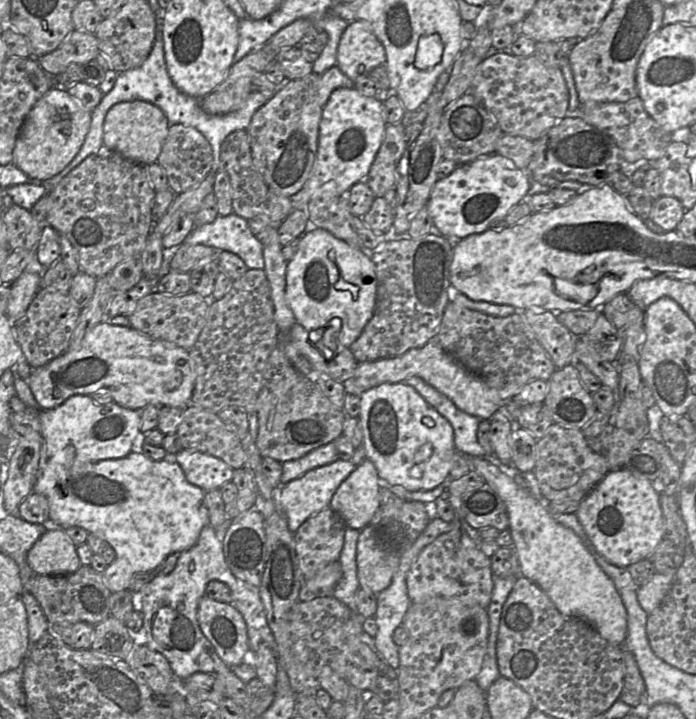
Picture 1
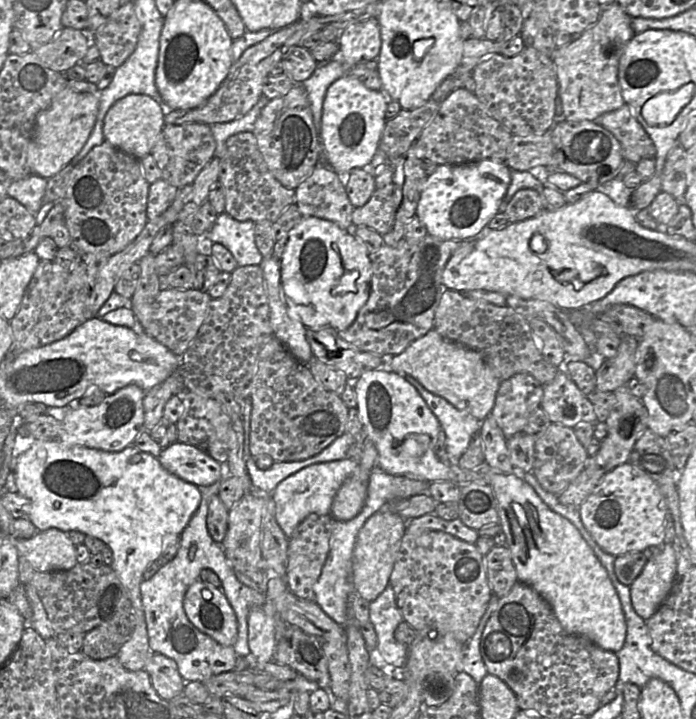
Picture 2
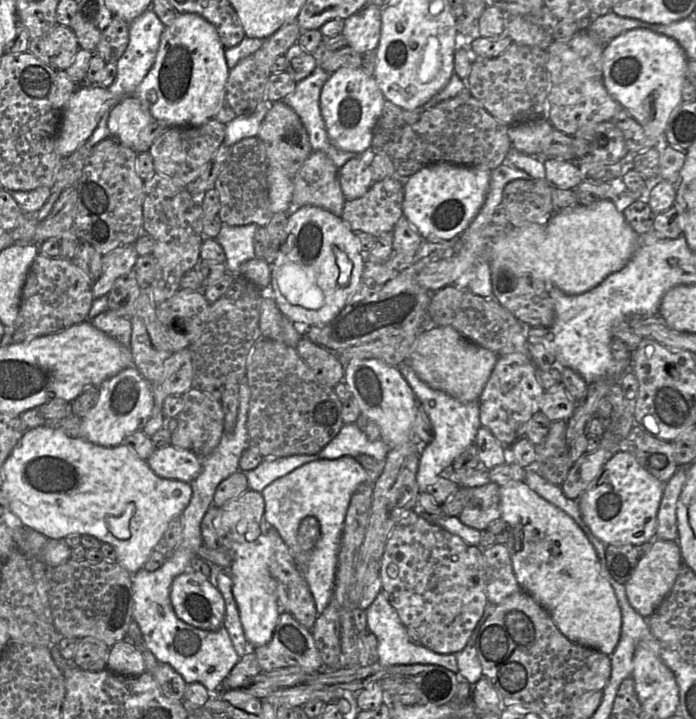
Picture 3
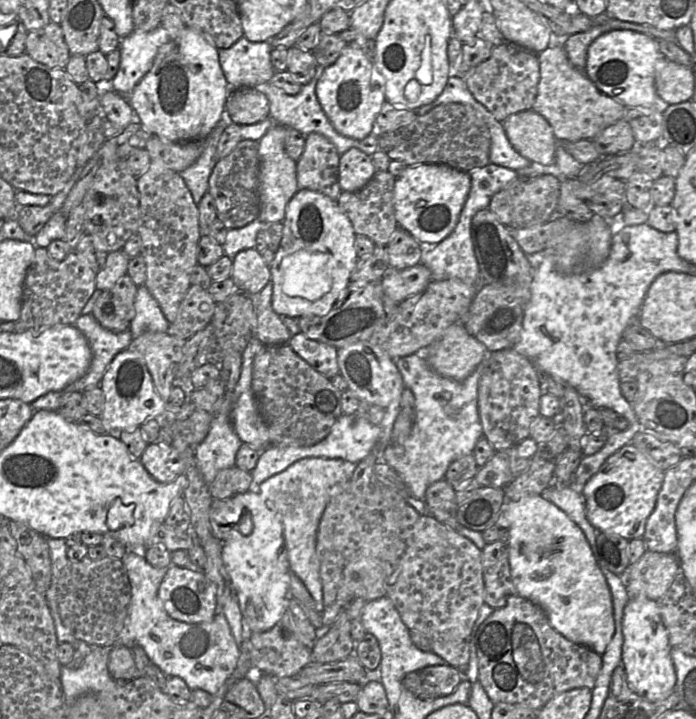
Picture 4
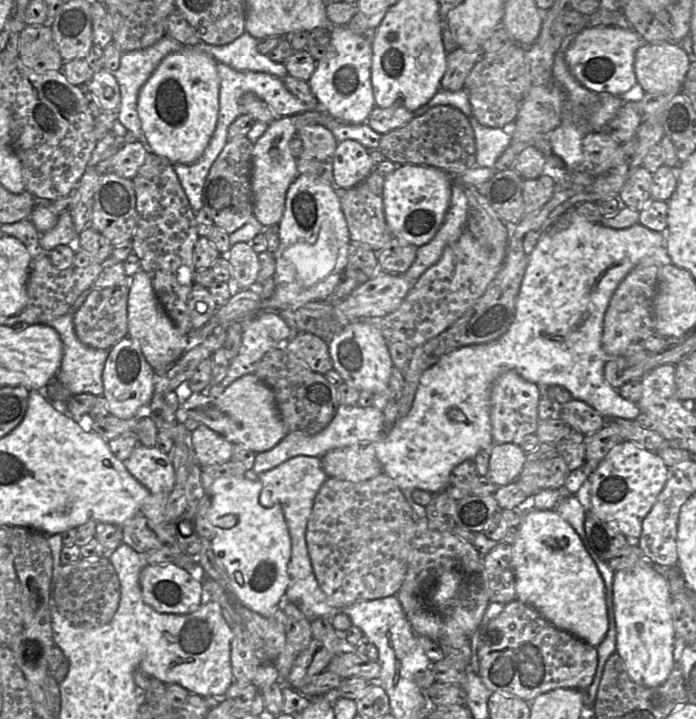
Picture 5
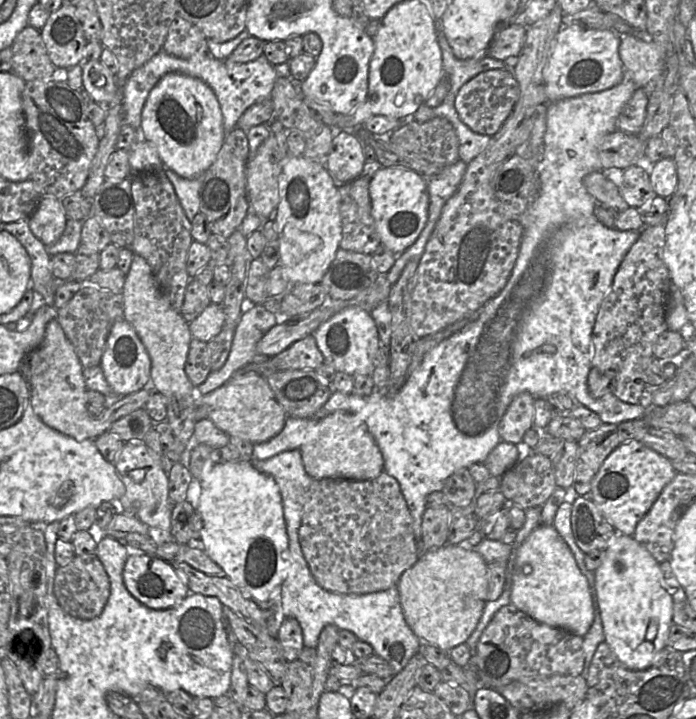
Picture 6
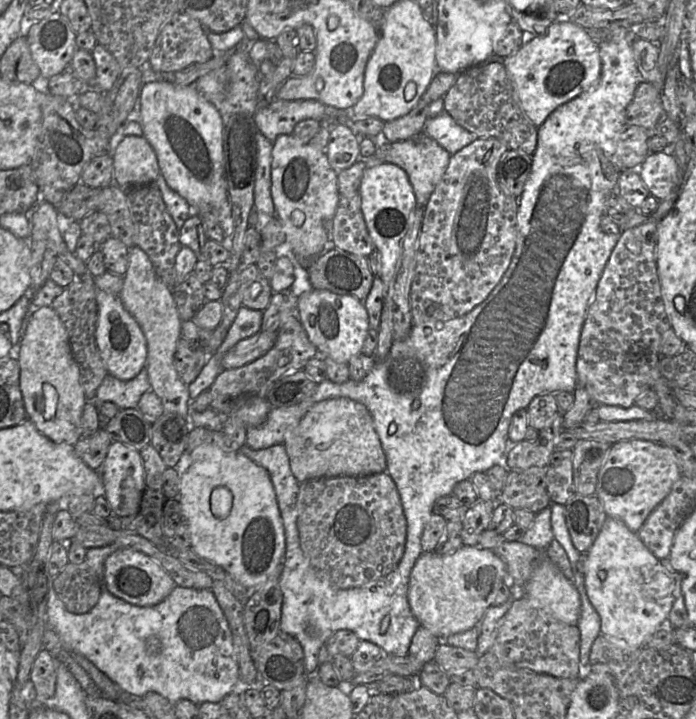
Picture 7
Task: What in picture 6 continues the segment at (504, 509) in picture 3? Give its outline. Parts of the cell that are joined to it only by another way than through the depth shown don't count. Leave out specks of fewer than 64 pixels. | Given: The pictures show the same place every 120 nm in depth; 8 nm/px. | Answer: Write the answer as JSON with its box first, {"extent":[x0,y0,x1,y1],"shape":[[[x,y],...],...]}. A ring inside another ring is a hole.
{"extent":[511,524,594,637],"shape":[[[539,524],[517,553],[511,587],[511,604],[535,620],[584,637],[594,620],[587,578],[553,525]]]}

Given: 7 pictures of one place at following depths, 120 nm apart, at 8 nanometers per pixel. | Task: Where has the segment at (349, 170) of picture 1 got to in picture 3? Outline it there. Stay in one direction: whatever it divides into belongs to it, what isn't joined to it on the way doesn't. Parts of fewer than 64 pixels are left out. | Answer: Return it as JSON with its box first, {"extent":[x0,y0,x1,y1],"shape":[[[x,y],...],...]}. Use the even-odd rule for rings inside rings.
{"extent":[320,67,385,153],"shape":[[[341,67],[331,73],[320,93],[321,114],[331,143],[336,148],[347,152],[363,153],[371,148],[373,130],[381,116],[384,102],[385,97],[379,89],[374,76],[368,75],[362,67]]]}

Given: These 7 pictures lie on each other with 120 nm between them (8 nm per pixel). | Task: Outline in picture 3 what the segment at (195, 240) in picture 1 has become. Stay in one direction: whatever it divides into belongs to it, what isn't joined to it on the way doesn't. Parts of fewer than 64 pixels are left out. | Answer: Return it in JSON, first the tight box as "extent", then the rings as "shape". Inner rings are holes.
{"extent":[216,223,259,275],"shape":[[[222,223],[216,241],[223,247],[226,255],[226,267],[234,275],[240,275],[240,266],[247,260],[256,257],[254,250],[254,234],[259,225],[230,226]]]}

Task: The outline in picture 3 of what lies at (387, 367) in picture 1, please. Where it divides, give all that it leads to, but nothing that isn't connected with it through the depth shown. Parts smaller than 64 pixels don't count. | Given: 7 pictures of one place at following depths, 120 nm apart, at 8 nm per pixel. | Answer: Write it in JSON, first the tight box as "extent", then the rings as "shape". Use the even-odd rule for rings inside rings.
{"extent":[401,326,497,403],"shape":[[[435,326],[419,333],[411,353],[401,363],[407,363],[430,387],[469,403],[479,400],[497,359],[497,354],[466,339],[453,327]]]}

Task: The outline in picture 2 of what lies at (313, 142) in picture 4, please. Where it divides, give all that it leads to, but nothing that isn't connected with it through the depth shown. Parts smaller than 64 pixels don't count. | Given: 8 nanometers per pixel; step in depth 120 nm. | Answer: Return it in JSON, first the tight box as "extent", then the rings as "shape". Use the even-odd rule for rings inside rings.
{"extent":[295,164,355,236],"shape":[[[318,164],[311,175],[295,188],[296,204],[303,217],[317,217],[335,223],[355,236],[351,204],[343,179],[327,164]]]}

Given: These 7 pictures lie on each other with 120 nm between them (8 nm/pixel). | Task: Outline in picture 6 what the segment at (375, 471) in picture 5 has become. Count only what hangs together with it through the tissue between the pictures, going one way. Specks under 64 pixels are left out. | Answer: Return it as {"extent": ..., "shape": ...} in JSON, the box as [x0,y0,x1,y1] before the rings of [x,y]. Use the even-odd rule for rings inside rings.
{"extent":[300,411,384,480],"shape":[[[335,411],[317,420],[300,447],[303,465],[313,480],[372,480],[384,471],[383,455],[358,414]]]}

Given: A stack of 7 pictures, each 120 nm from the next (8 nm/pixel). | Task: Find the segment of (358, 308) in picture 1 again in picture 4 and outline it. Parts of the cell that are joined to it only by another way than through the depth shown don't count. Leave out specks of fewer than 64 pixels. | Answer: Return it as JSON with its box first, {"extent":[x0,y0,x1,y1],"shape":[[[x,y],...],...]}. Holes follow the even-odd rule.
{"extent":[270,189,358,317],"shape":[[[299,189],[294,194],[286,206],[283,221],[282,241],[270,267],[273,284],[272,308],[278,315],[290,317],[326,315],[351,282],[350,276],[358,260],[353,225],[338,201],[309,189]]]}

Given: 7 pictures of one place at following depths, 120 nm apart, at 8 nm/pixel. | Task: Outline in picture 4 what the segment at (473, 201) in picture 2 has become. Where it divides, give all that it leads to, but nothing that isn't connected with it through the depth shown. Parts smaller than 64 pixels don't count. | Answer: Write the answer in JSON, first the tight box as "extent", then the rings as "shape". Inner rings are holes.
{"extent":[394,165,471,243],"shape":[[[447,165],[407,166],[394,184],[394,212],[398,226],[418,242],[440,243],[455,229],[471,187],[470,174]]]}

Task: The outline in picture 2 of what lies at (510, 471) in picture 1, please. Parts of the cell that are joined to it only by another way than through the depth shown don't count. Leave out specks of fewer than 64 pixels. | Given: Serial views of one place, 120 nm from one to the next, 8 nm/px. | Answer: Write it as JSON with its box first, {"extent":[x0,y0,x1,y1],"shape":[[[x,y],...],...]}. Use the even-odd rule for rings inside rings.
{"extent":[403,375,481,465],"shape":[[[403,375],[412,384],[430,410],[440,421],[446,435],[446,451],[450,464],[458,465],[472,436],[481,429],[481,421],[466,411],[459,410],[445,398],[433,394],[411,375]]]}

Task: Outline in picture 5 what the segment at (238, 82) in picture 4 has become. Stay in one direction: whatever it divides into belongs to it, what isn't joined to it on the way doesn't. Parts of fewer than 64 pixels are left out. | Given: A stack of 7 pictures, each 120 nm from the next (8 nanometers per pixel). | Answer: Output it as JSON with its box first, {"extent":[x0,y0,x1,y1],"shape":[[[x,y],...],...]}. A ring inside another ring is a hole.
{"extent":[204,32,288,79],"shape":[[[244,32],[239,38],[227,45],[204,45],[204,50],[209,53],[217,62],[224,63],[238,71],[264,72],[280,79],[288,75],[285,65],[273,62],[268,55],[261,54],[258,49],[258,40],[248,32]]]}

